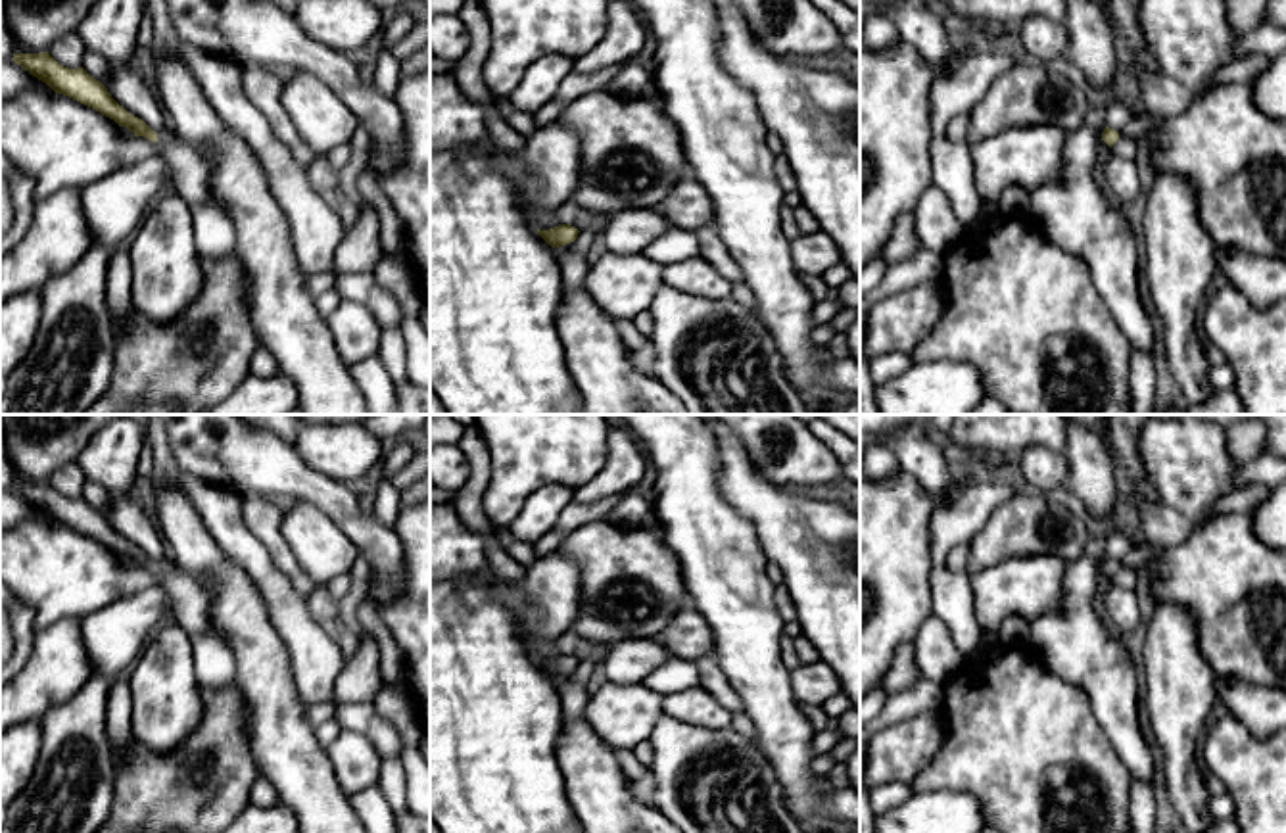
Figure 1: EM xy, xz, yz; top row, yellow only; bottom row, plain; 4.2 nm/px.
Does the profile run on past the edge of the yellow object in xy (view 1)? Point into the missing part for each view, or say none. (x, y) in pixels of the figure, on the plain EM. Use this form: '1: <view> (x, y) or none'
1: xy (192, 611)

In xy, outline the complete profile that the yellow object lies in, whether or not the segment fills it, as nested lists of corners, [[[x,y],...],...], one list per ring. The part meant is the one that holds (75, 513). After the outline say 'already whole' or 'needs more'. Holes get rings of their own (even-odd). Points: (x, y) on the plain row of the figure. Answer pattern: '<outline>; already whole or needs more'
[[[48,482],[40,484],[13,484],[12,488],[25,501],[46,512],[54,522],[69,526],[102,545],[113,549],[119,557],[127,557],[134,566],[144,566],[159,572],[163,589],[171,595],[175,607],[175,620],[180,628],[192,633],[209,633],[221,639],[211,622],[211,605],[203,595],[200,583],[184,574],[175,562],[155,562],[142,549],[131,545],[119,536],[107,518],[90,507],[83,497],[69,499],[60,495]]]; needs more

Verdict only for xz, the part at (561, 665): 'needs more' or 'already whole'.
already whole

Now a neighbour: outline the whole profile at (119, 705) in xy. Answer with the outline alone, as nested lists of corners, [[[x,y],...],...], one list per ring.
[[[127,676],[111,679],[106,706],[106,731],[119,749],[131,749],[132,737],[132,695]]]

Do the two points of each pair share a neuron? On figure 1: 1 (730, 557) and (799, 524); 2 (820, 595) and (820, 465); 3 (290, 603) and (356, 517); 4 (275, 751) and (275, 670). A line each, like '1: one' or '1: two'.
1: two
2: two
3: two
4: one

